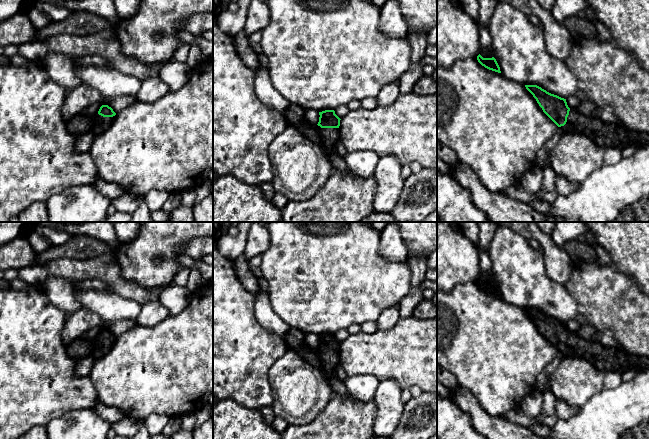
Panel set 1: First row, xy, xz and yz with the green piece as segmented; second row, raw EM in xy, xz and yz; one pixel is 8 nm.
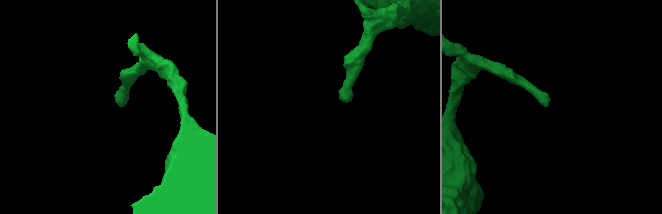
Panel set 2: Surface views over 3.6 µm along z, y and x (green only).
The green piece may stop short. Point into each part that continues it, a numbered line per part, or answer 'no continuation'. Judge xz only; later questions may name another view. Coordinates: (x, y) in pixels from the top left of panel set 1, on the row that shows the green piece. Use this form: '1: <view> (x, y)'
1: xz (329, 137)

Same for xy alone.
1: xy (101, 124)

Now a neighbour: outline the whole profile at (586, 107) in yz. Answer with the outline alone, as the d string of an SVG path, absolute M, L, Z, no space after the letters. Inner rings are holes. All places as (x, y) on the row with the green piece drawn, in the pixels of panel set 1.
M584 100L580 102L576 109L582 115L595 116L596 105L590 100Z

